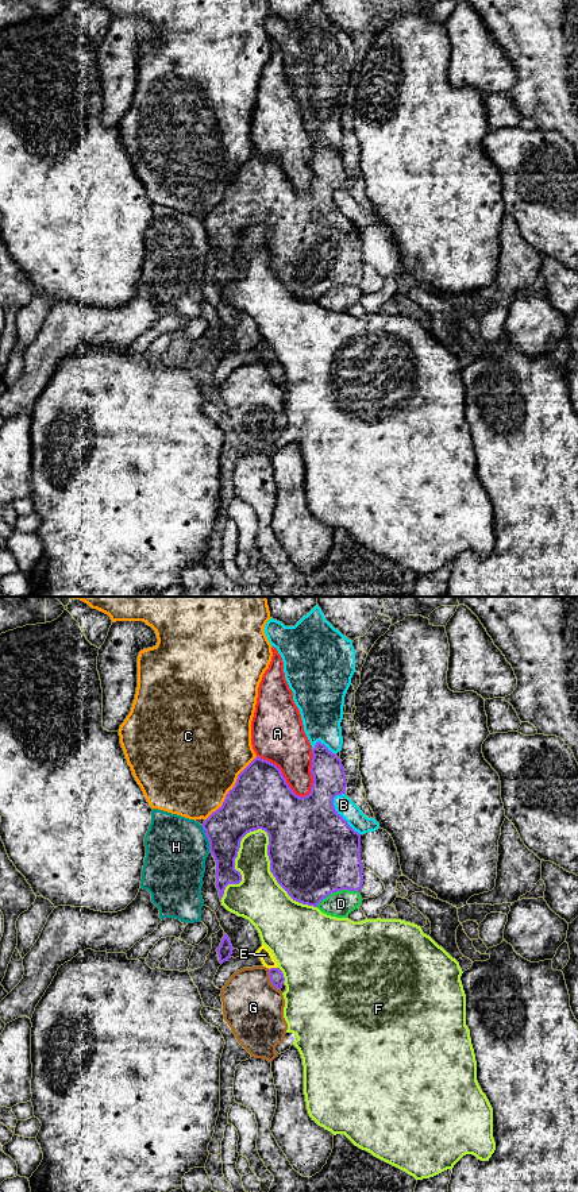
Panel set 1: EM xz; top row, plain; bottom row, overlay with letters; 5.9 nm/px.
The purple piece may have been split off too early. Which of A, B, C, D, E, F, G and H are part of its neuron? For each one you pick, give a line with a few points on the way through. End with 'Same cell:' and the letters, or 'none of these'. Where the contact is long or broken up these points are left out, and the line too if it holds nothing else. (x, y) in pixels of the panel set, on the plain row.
Same cell: none of these

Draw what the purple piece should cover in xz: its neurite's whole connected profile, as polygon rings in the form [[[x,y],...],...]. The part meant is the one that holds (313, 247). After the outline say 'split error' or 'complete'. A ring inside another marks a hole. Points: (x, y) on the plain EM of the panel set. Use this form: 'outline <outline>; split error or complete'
outline [[[320,136],[312,144],[311,188],[298,192],[286,178],[281,165],[255,153],[239,170],[223,200],[201,220],[209,236],[209,247],[216,256],[216,283],[220,296],[228,279],[239,279],[242,270],[235,265],[235,254],[242,234],[262,224],[269,231],[267,251],[270,267],[288,290],[303,300],[317,302],[336,286],[358,286],[363,279],[361,256],[361,229],[335,205],[334,193],[346,189],[346,169],[342,155]]]; complete

